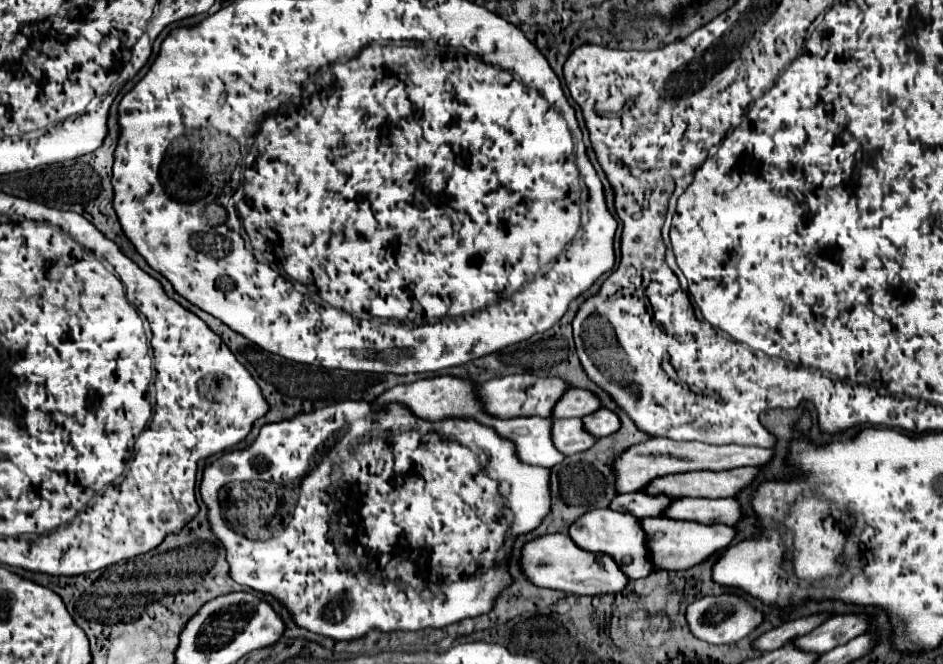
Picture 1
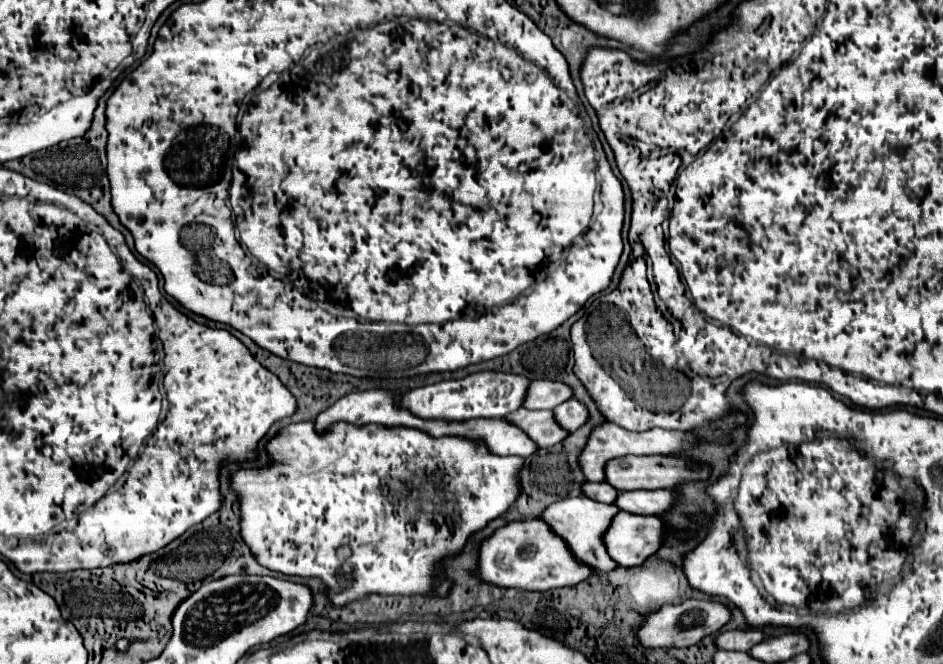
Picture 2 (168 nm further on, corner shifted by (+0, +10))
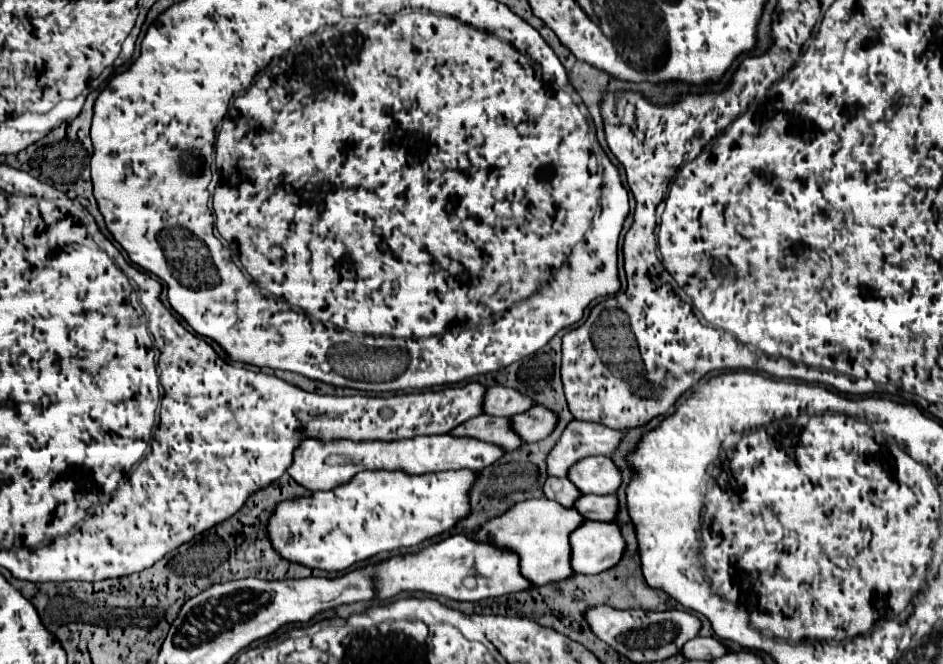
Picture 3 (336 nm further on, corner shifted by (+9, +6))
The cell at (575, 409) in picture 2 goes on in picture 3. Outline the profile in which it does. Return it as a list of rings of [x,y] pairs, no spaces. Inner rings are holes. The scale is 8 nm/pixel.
[[[536,406],[528,412],[516,414],[512,418],[512,428],[524,442],[536,442],[556,428],[556,414],[544,406]]]

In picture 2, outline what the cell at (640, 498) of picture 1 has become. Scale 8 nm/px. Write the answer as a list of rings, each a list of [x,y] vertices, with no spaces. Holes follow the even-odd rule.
[[[583,482],[581,484],[581,494],[595,500],[595,502],[611,504],[617,496],[617,490],[609,488],[609,484],[603,484],[603,482]]]

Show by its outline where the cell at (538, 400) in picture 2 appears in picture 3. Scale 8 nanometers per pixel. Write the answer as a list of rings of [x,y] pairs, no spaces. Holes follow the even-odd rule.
[[[504,386],[488,388],[484,400],[484,412],[490,416],[512,418],[516,416],[516,412],[526,412],[532,406],[536,406],[534,400],[528,400],[528,396],[516,392],[514,388],[504,388]]]

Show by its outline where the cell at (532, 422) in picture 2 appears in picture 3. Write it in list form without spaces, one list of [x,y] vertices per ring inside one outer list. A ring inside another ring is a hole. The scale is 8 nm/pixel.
[[[476,416],[464,424],[460,424],[458,428],[454,428],[450,434],[454,436],[472,436],[484,442],[494,442],[504,446],[506,450],[514,450],[520,448],[520,444],[524,444],[516,432],[512,432],[510,428],[512,424],[508,424],[508,418],[494,418],[494,416]]]

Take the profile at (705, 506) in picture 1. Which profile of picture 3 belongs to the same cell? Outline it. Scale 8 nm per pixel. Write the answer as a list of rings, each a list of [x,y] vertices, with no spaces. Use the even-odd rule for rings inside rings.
[[[586,494],[574,504],[574,508],[588,520],[612,522],[618,516],[618,498],[614,494],[608,494],[608,496]]]

